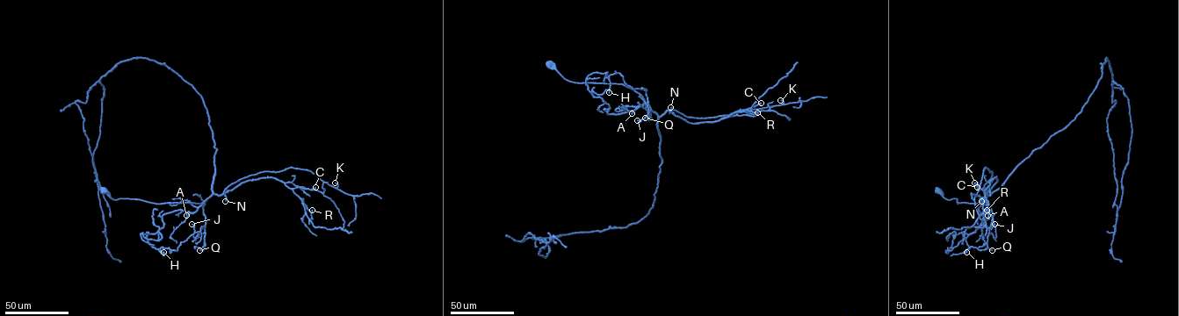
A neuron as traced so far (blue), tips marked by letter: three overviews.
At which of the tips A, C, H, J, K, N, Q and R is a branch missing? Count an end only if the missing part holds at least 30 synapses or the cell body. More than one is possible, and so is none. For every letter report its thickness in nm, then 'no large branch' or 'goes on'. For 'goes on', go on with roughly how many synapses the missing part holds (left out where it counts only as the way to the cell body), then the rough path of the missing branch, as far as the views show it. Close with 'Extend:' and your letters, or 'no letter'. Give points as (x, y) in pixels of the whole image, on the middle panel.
A: calibre 190 nm; no large branch
C: calibre 300 nm; no large branch
H: calibre 110 nm; no large branch
J: calibre 240 nm; no large branch
K: calibre 140 nm; no large branch
N: calibre 110 nm; no large branch
Q: calibre 120 nm; no large branch
R: calibre 100 nm; no large branch
Extend: no letter

